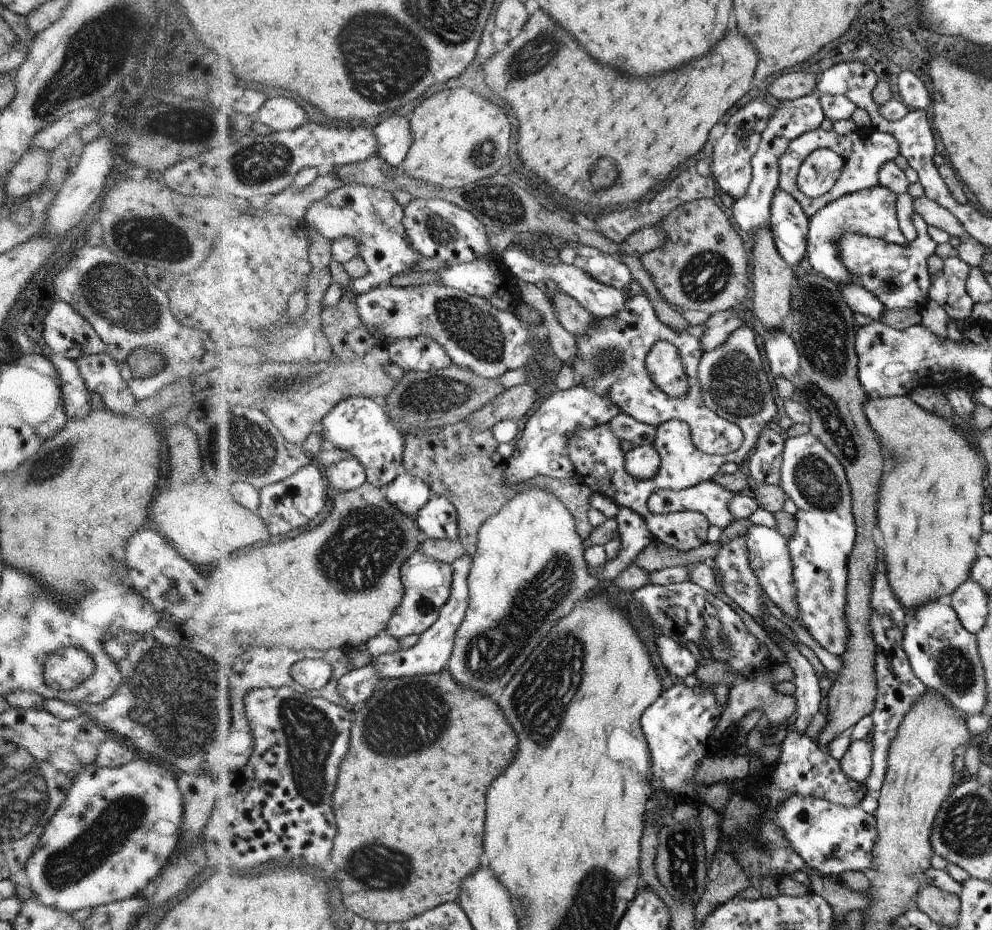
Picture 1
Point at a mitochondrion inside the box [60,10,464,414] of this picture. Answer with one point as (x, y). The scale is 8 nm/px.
(117, 294)

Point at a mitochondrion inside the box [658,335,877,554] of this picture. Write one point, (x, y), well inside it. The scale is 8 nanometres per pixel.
(734, 384)

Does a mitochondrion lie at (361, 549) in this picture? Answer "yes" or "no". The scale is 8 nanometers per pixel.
yes

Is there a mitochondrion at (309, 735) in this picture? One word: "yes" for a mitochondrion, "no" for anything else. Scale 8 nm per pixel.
yes

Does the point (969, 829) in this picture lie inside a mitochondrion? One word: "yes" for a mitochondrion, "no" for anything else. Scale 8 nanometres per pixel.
yes

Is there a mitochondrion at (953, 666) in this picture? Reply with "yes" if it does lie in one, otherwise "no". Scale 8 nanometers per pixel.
yes

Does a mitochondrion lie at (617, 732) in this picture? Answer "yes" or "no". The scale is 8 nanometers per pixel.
no

